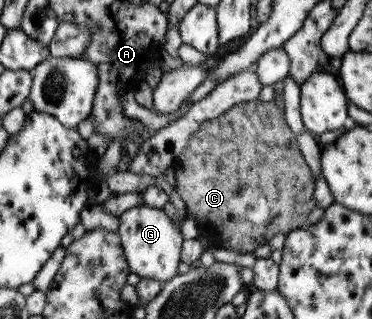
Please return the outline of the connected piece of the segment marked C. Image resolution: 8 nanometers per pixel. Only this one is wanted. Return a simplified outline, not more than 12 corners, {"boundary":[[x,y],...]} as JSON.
{"boundary":[[273,101],[203,121],[174,190],[212,248],[306,225],[314,176]]}

